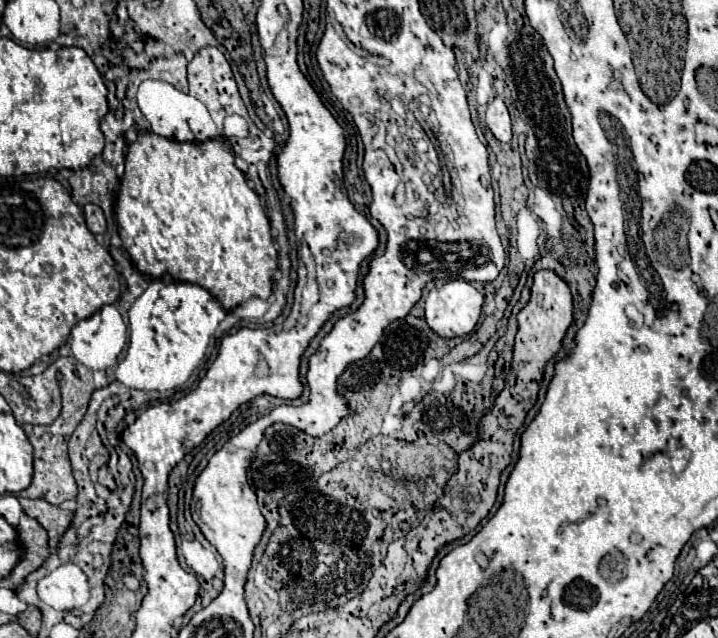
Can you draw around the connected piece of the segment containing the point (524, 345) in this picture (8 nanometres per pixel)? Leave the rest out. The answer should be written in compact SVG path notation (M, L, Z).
M541 269L533 275L531 285L531 299L517 315L517 335L513 343L513 357L515 363L511 367L513 373L531 373L531 381L541 381L543 367L547 361L559 351L565 331L571 325L573 305L571 305L571 291L569 285L551 269Z

